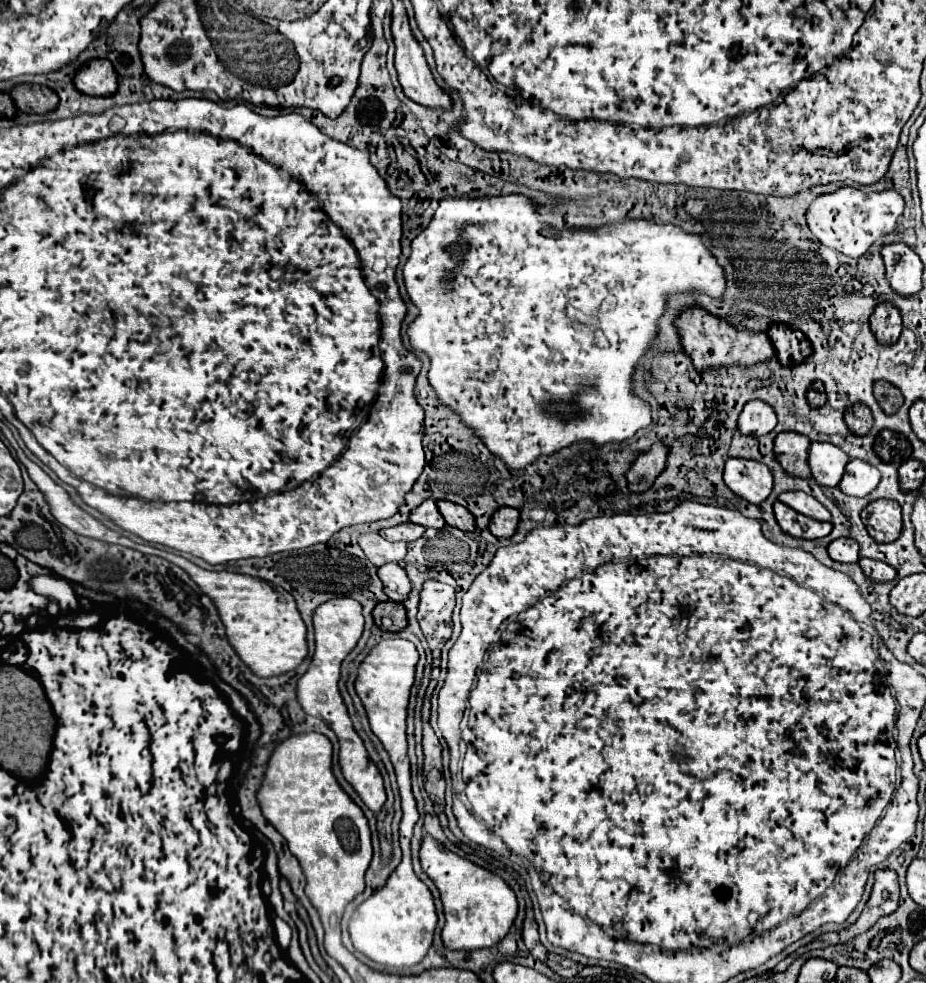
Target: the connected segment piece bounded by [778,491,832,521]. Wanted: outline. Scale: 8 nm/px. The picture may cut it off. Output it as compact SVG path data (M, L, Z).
M788 491L788 493L782 493L778 499L784 505L792 507L794 511L798 511L798 513L802 513L806 517L818 519L818 521L830 521L830 517L832 517L828 513L828 509L820 501L816 501L812 495L804 493L804 491Z

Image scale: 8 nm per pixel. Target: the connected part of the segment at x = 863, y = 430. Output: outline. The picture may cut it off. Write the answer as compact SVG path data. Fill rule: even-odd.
M860 403L846 409L844 421L846 421L848 429L854 435L866 435L872 429L872 425L874 425L874 419L872 419L870 409L866 405L860 405Z

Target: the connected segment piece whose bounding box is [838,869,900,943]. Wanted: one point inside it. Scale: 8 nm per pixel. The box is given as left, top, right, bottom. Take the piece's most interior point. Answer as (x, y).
(883, 900)

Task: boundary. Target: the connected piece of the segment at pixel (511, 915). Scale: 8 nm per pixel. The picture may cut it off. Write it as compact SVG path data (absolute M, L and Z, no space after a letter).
M426 835L422 841L420 863L424 873L438 887L444 903L446 925L442 929L442 941L448 949L462 949L462 951L484 949L500 943L508 935L516 919L518 903L514 891L504 883L504 879L454 855L430 835Z

